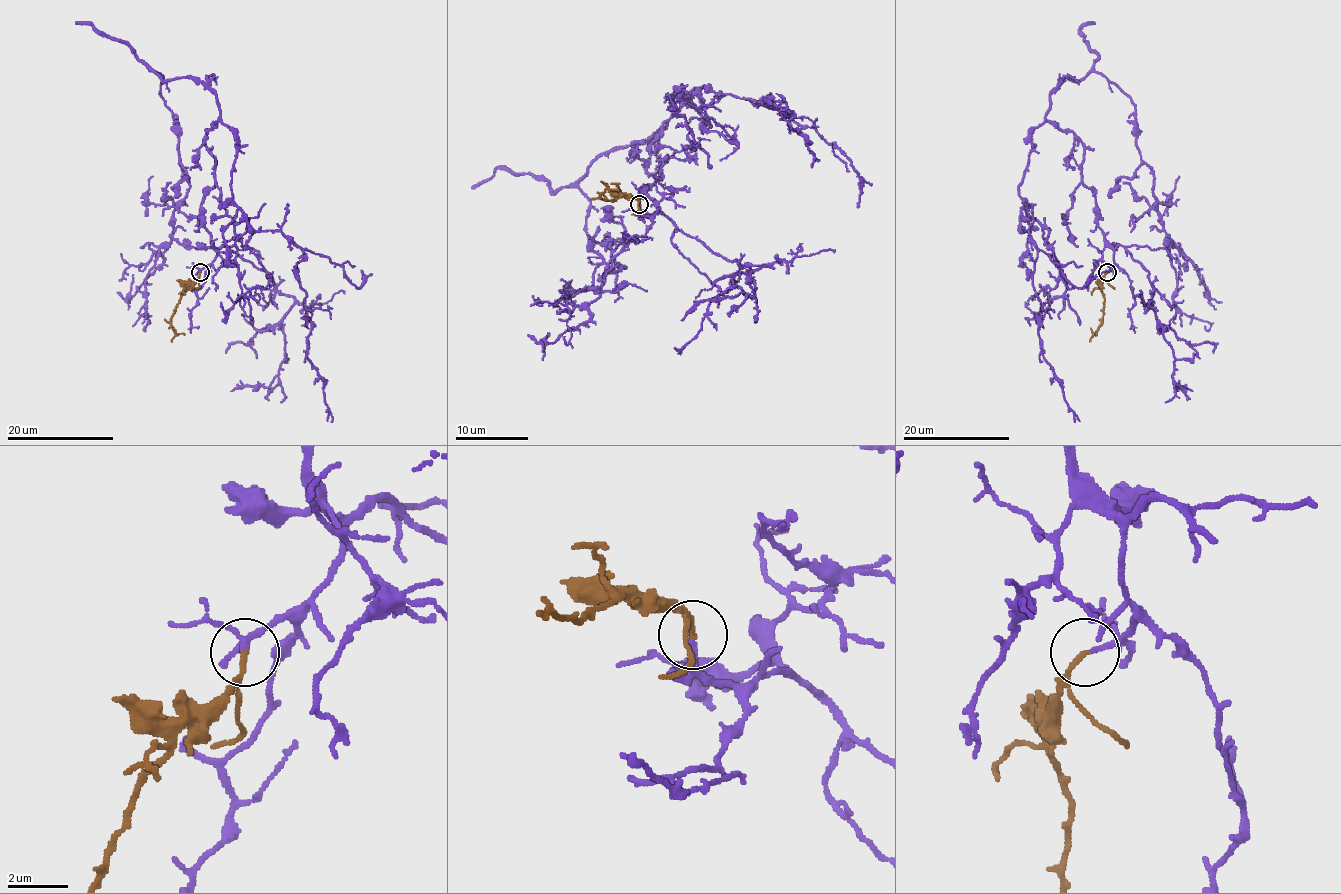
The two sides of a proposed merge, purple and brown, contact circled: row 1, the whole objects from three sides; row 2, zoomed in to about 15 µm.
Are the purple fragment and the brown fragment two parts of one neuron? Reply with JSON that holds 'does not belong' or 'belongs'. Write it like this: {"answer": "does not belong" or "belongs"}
{"answer": "belongs"}

